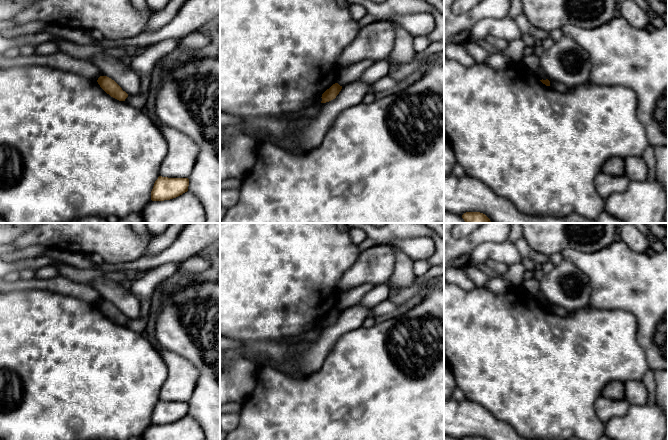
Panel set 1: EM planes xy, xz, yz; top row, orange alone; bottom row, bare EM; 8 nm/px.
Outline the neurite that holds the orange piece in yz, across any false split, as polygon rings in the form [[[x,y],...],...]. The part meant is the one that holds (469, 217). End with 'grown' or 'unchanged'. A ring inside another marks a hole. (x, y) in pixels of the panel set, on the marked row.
[[[466,212],[462,215],[465,223],[491,223],[490,219],[480,212]]] | unchanged

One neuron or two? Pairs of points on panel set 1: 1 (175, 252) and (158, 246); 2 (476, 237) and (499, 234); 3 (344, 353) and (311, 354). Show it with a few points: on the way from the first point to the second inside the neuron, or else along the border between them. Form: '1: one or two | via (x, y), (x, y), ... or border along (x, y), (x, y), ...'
1: two | border along (180, 233), (160, 252), (144, 256)
2: one | via (482, 234), (493, 234)
3: two | border along (342, 335), (335, 342), (324, 363), (314, 373)

